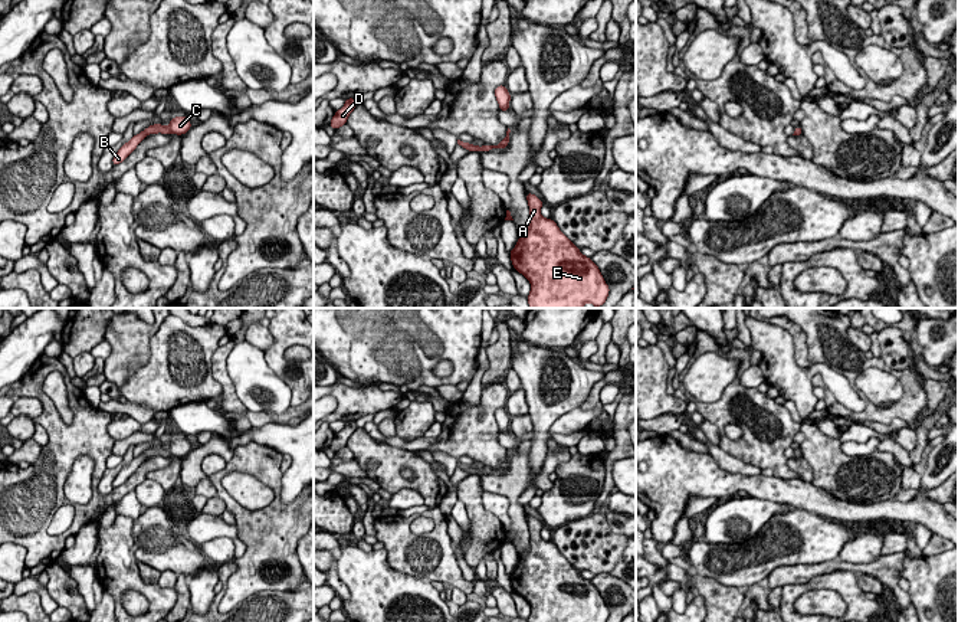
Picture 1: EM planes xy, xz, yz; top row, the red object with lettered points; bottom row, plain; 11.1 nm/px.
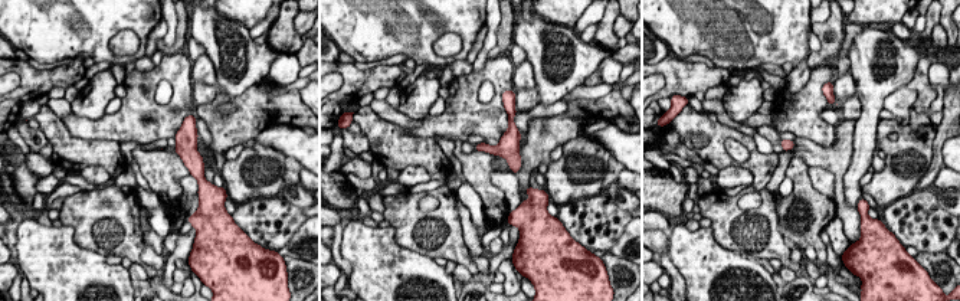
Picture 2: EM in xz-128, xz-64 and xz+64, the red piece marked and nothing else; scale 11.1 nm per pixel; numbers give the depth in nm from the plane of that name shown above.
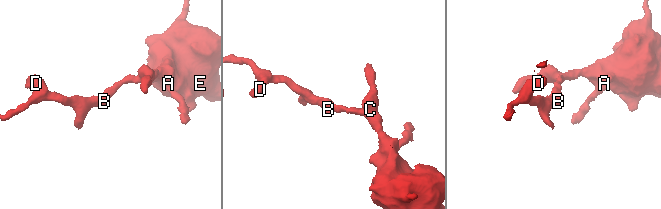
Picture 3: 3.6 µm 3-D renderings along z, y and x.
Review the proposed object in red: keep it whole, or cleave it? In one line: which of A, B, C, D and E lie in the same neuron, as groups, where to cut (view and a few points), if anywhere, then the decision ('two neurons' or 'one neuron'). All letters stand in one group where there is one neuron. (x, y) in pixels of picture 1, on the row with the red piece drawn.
groups A B C D E; cut none; one neuron

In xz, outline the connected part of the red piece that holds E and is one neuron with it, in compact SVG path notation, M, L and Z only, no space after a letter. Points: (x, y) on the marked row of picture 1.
M526 193L529 206L529 226L519 235L519 240L509 252L514 269L531 282L526 297L529 308L584 308L591 302L601 307L610 292L598 266L584 256L580 249L560 230L552 219L541 216L542 202L532 193Z

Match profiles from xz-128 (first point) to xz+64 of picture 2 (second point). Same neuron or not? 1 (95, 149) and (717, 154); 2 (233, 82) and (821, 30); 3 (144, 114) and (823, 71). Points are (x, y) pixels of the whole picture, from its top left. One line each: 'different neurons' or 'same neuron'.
1: same neuron
2: different neurons
3: same neuron

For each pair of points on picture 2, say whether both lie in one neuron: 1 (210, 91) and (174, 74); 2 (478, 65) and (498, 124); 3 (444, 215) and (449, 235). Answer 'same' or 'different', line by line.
1: different
2: different
3: same

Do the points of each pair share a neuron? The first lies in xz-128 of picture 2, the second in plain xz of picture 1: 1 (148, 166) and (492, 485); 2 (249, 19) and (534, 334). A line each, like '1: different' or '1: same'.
1: different
2: same

